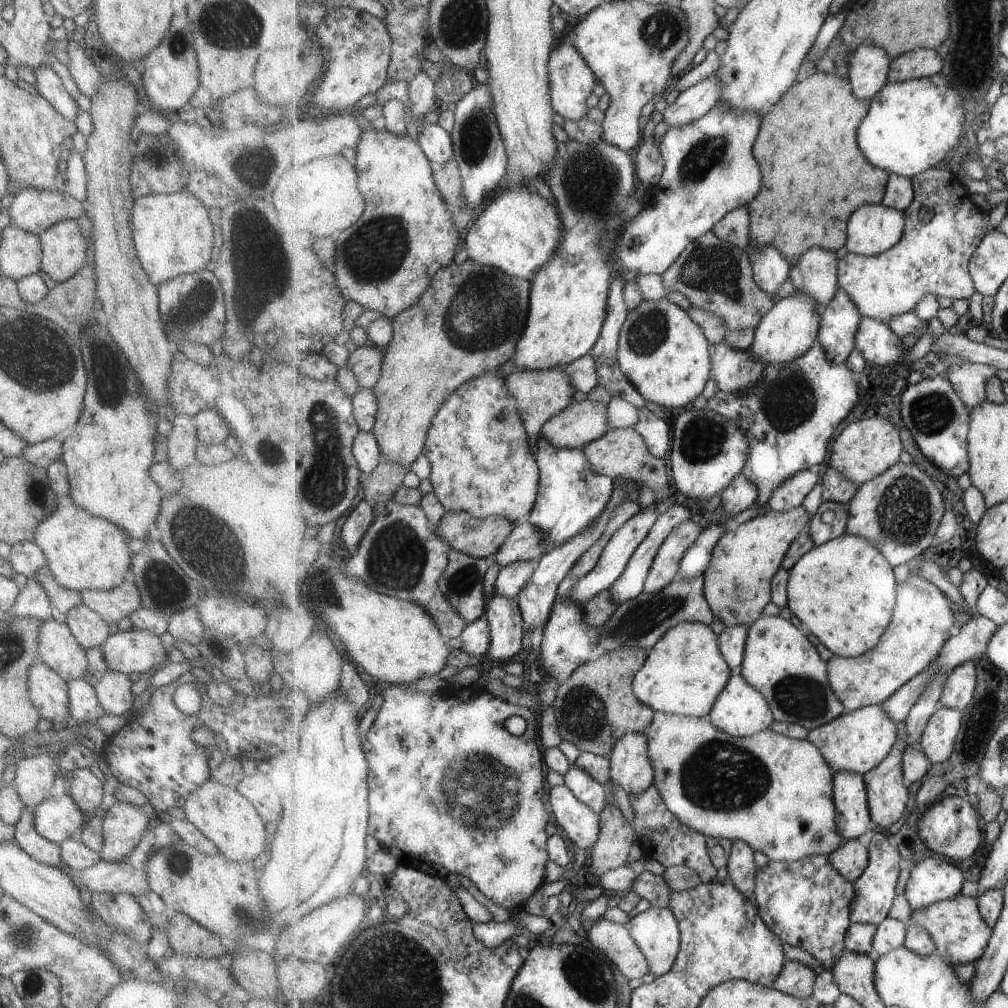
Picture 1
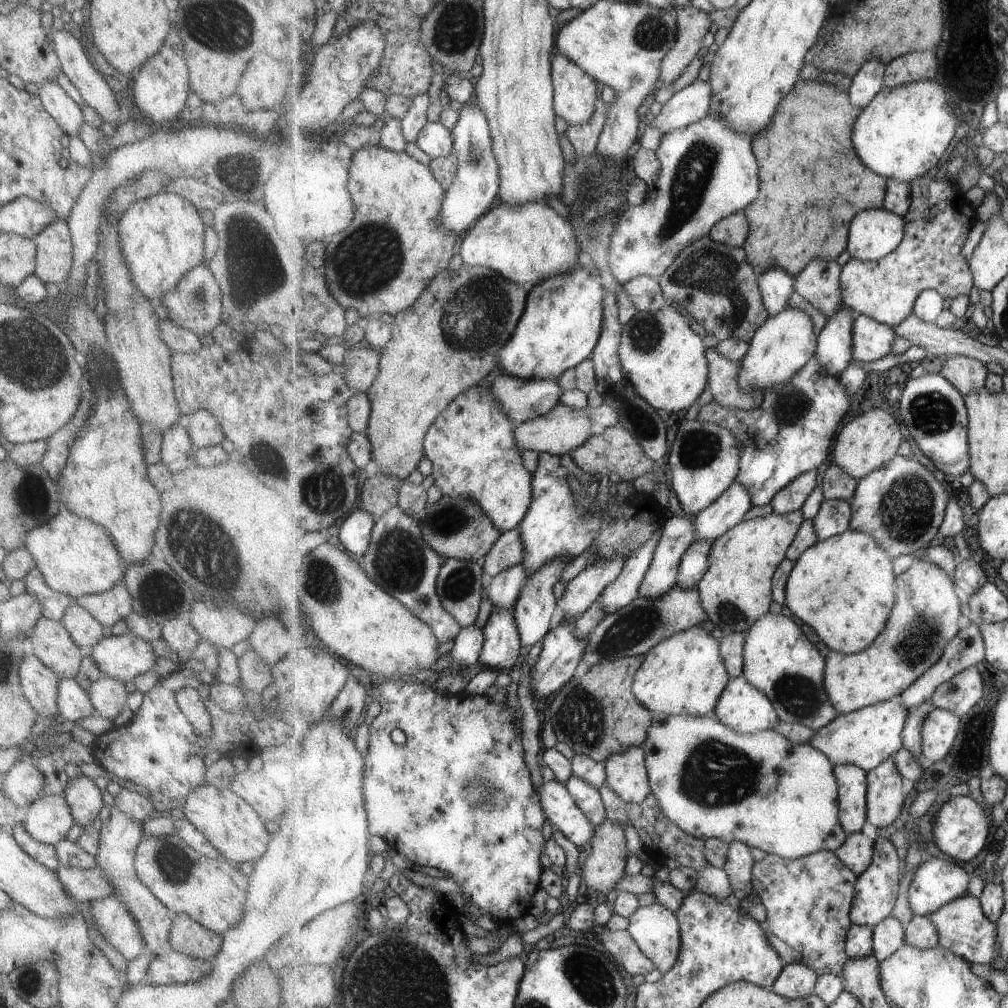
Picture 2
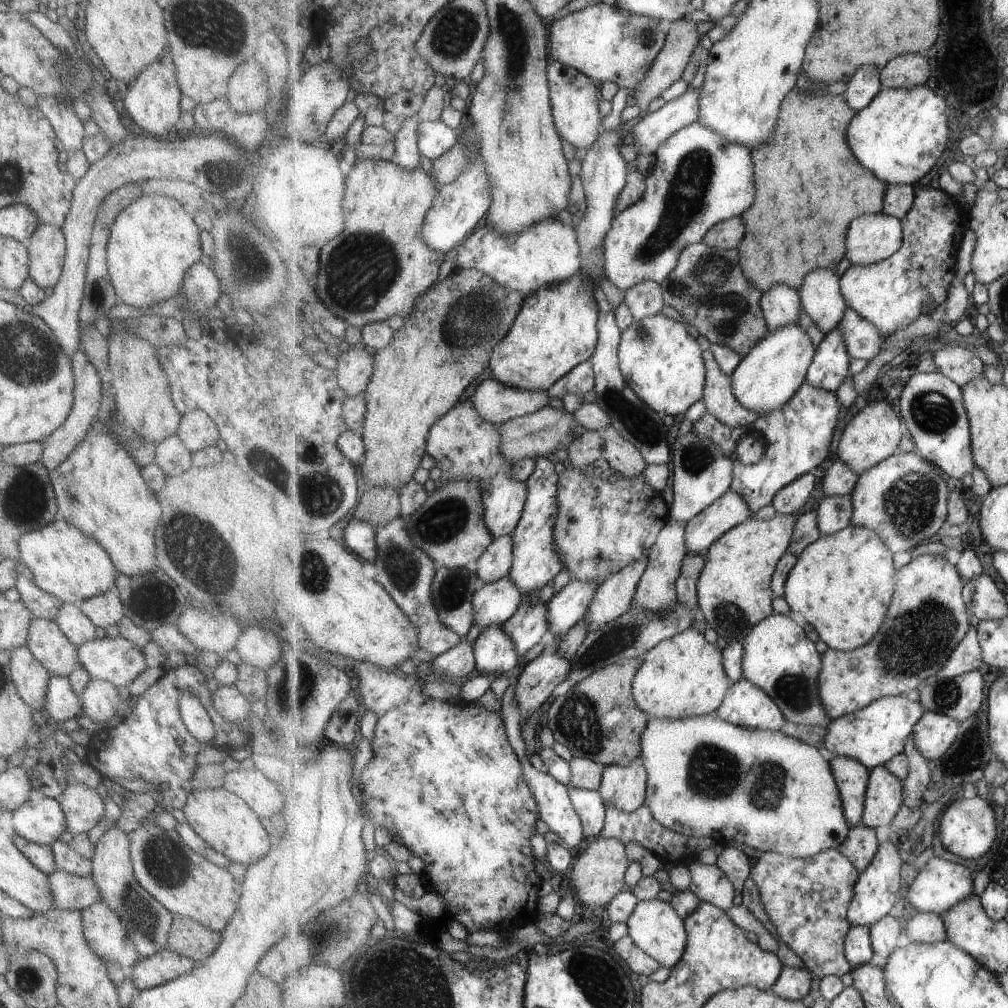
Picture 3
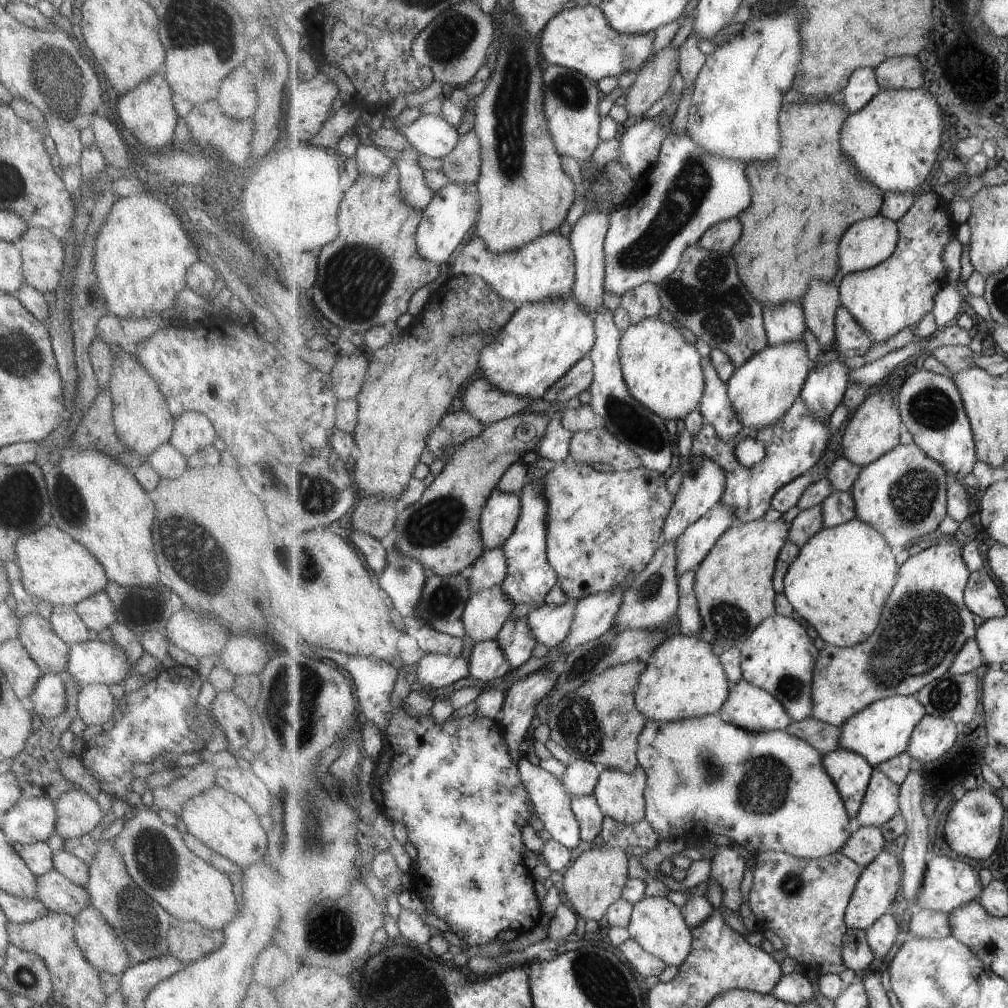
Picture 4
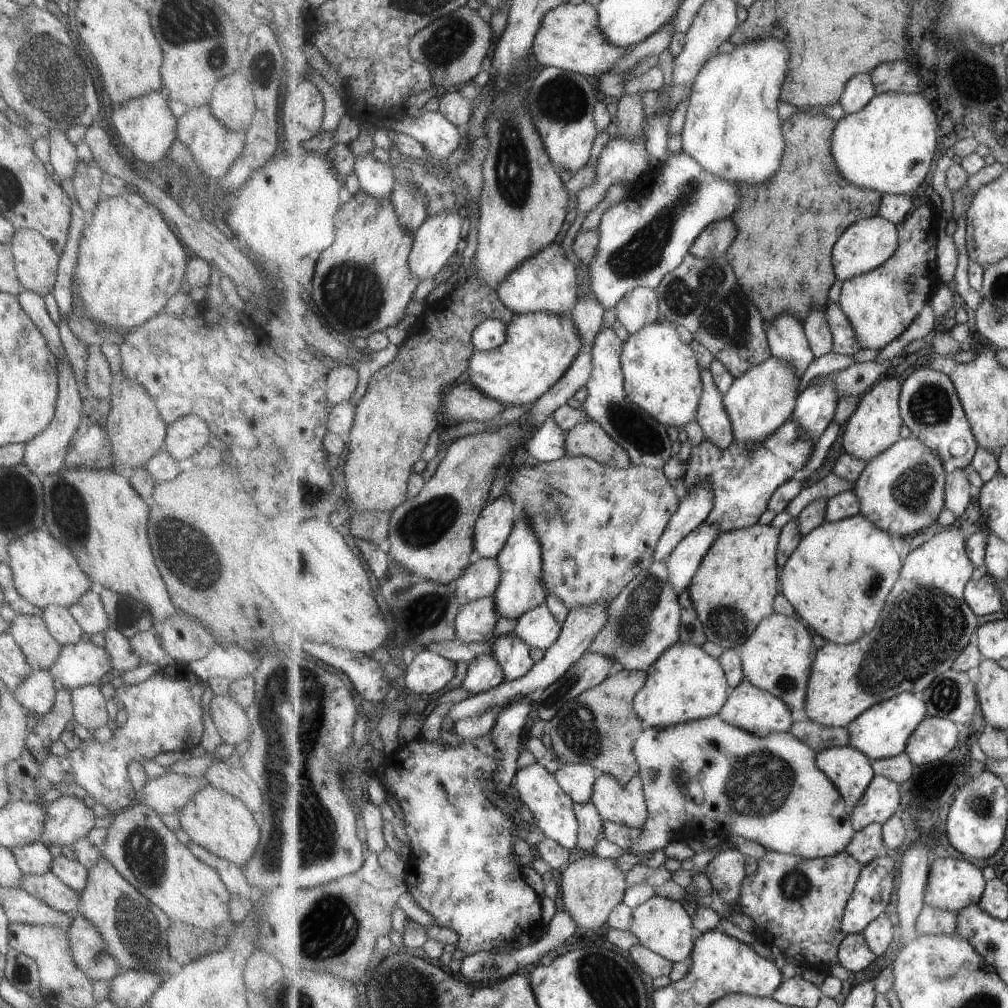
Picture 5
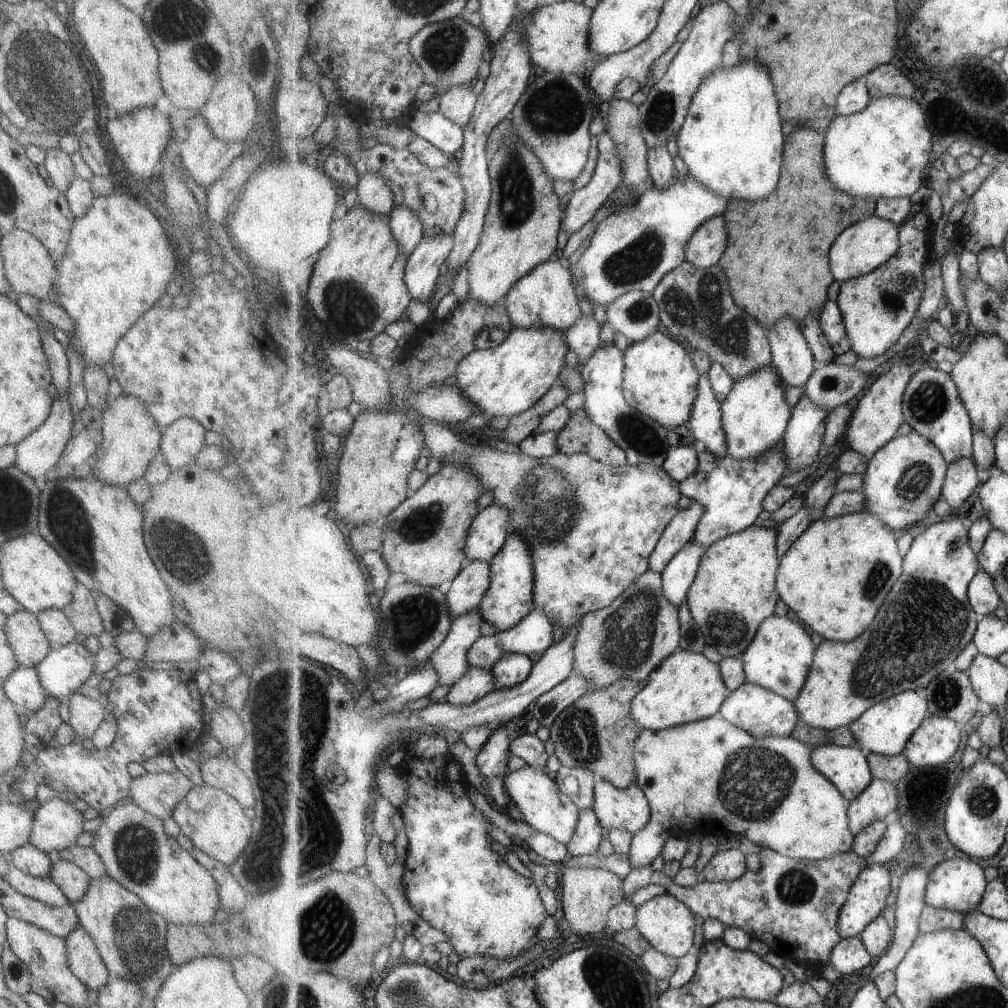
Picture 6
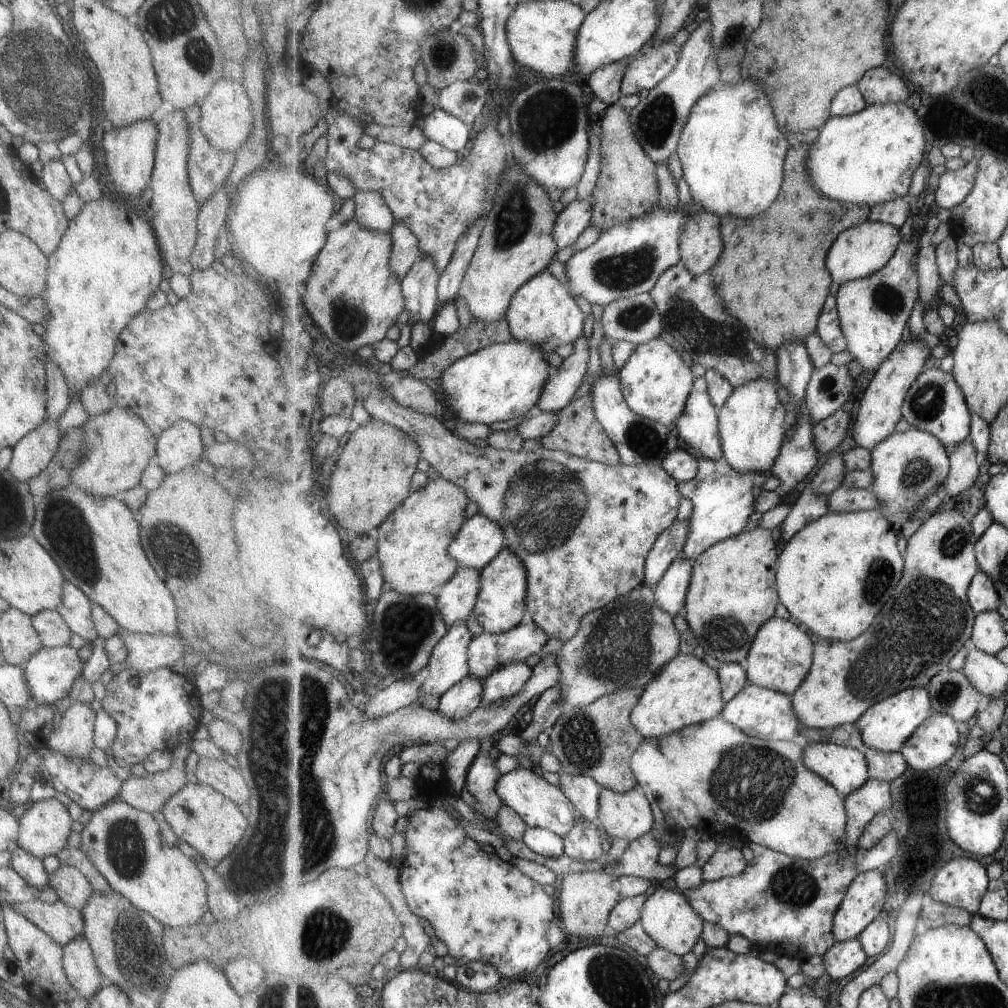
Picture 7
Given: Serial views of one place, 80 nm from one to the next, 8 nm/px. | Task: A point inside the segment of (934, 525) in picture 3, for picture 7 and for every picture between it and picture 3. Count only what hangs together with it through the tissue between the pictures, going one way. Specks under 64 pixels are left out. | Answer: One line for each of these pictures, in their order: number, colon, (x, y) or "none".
4: (904, 495)
5: (903, 490)
6: (905, 479)
7: (909, 466)

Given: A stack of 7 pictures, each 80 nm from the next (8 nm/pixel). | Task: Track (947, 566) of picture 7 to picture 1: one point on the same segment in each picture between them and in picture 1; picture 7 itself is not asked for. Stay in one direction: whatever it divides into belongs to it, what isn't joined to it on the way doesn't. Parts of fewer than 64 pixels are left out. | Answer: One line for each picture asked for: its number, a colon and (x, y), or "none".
1: (923, 621)
2: (927, 618)
3: (928, 618)
4: (926, 623)
5: (927, 624)
6: (923, 626)

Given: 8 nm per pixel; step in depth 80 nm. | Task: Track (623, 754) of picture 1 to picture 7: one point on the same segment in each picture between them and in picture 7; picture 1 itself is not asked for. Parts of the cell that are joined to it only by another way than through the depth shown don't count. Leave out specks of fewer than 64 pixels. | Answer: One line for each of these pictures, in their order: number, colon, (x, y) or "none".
2: (627, 776)
3: (623, 786)
4: (621, 796)
5: (626, 804)
6: (627, 809)
7: (624, 816)

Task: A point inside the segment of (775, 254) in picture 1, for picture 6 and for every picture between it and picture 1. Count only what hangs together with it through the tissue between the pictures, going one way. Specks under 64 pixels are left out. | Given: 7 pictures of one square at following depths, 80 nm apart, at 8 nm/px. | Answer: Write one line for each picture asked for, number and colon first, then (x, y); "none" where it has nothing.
2: (777, 286)
3: (781, 305)
4: (787, 323)
5: (786, 335)
6: (793, 359)

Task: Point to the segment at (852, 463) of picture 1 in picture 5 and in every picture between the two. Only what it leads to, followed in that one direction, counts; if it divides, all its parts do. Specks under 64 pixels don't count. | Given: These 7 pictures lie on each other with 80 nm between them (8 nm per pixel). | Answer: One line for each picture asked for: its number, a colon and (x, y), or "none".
2: (872, 440)
3: (874, 434)
4: (874, 430)
5: (876, 426)

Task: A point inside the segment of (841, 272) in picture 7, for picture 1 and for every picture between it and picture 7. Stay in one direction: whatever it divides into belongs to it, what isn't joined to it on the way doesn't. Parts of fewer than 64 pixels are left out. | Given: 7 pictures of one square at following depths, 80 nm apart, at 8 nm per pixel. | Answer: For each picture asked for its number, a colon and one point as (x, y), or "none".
1: (874, 228)
2: (874, 234)
3: (872, 238)
4: (867, 243)
5: (868, 244)
6: (864, 247)

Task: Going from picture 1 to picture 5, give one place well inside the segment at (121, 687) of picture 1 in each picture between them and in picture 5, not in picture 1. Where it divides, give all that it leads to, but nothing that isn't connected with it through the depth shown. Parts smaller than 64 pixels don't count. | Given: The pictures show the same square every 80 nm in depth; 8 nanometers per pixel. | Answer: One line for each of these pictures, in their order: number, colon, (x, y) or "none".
2: (108, 696)
3: (99, 700)
4: (94, 705)
5: (88, 710)

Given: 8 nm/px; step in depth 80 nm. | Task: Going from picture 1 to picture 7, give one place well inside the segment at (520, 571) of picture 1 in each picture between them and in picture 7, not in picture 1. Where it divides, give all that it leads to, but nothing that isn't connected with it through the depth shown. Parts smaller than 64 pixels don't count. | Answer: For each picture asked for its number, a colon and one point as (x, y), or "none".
2: (504, 591)
3: (494, 603)
4: (487, 612)
5: (477, 622)
6: (450, 660)
7: (449, 665)

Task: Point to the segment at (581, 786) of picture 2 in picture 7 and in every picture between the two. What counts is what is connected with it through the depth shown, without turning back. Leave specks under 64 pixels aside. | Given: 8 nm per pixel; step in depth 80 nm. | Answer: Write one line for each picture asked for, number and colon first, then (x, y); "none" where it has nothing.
3: (590, 806)
4: (590, 815)
5: (591, 823)
6: (589, 833)
7: (583, 843)

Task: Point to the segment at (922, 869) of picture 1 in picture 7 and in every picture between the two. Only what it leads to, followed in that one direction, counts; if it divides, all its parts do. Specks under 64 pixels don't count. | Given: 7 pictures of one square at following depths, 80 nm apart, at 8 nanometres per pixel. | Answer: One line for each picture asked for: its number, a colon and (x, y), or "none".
2: (936, 882)
3: (940, 885)
4: (949, 883)
5: (954, 884)
6: (959, 884)
7: (962, 882)

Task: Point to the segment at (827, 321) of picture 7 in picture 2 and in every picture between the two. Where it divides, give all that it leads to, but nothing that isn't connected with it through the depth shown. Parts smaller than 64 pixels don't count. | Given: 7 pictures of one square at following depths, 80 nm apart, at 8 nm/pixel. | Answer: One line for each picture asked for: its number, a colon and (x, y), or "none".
2: (872, 340)
3: (864, 341)
4: (852, 339)
5: (845, 340)
6: (831, 319)

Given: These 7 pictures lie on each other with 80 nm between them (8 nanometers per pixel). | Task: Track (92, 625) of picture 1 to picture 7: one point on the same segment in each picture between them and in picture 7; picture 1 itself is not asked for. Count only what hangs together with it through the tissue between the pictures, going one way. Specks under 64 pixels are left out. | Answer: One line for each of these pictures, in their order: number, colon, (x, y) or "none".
2: (84, 632)
3: (69, 621)
4: (64, 623)
5: (60, 626)
6: (55, 627)
7: (52, 632)

